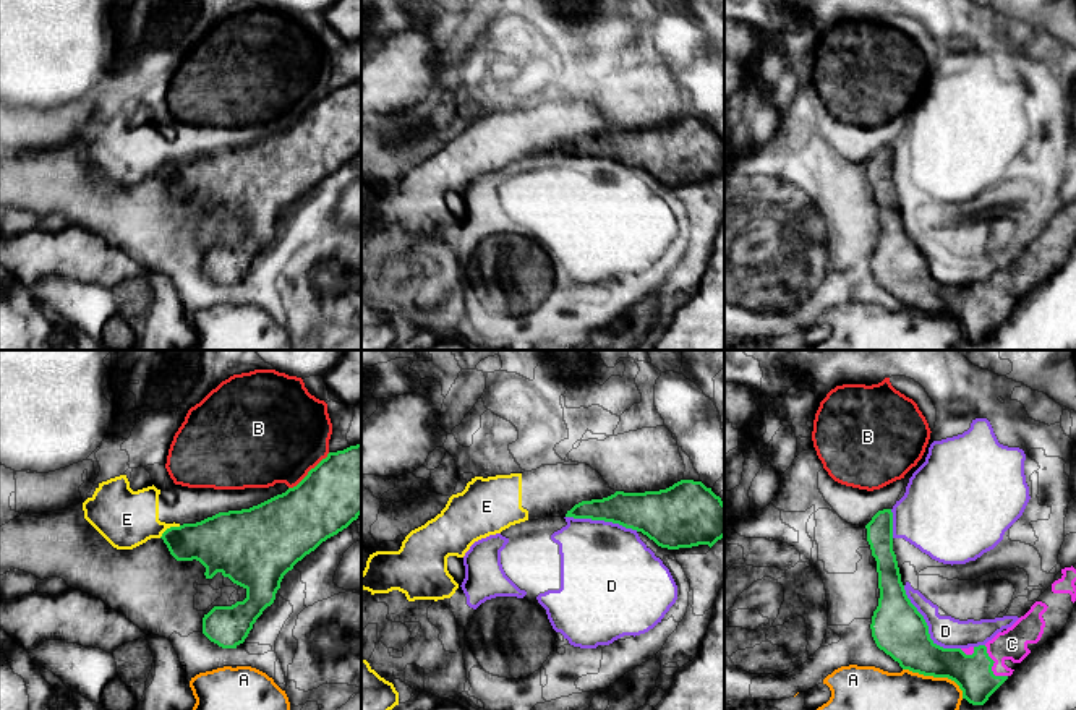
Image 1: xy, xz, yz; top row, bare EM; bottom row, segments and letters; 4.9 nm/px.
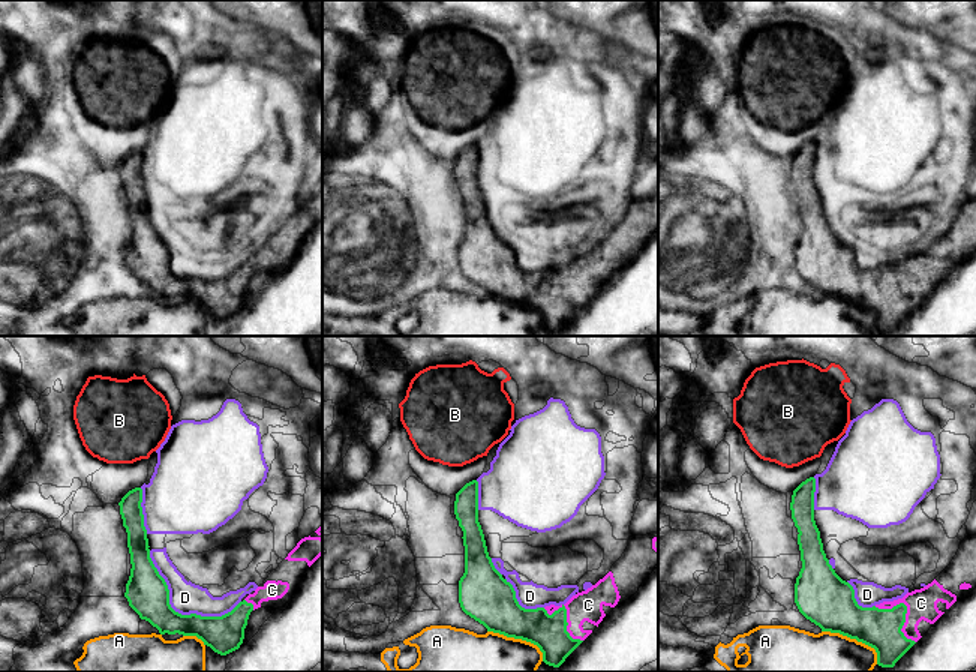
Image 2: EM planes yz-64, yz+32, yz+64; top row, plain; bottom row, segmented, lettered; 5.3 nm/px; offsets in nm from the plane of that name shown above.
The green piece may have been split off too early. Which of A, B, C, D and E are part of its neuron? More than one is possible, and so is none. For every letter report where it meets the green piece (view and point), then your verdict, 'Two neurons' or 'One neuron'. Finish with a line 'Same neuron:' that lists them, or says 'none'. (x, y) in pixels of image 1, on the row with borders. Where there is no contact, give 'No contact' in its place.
A: Touches green at yz (937, 676). Two neurons
B: Touches green at xy (308, 472). Two neurons
C: Touches green at yz (992, 665). One neuron
D: Touches green at yz (927, 626). Two neurons
E: Touches green at xy (170, 527). Two neurons
Same neuron: C

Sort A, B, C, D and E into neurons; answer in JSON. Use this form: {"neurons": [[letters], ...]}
{"neurons": [["A"], ["B", "E"], ["C"], ["D"]]}

